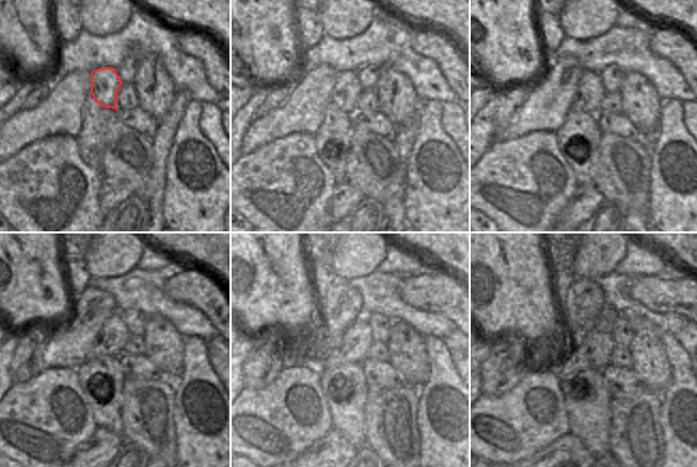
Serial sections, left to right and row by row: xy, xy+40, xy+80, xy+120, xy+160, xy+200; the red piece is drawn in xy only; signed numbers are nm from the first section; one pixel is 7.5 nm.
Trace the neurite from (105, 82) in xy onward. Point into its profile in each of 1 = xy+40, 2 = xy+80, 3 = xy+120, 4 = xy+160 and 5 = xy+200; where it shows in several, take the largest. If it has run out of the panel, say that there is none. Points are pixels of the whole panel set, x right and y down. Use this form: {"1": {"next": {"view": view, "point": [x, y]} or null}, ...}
{"1": {"next": {"view": "xy+40", "point": [347, 87]}}, "2": {"next": {"view": "xy+80", "point": [590, 92]}}, "3": {"next": {"view": "xy+120", "point": [114, 334]}}, "4": {"next": {"view": "xy+160", "point": [353, 349]}}, "5": {"next": {"view": "xy+200", "point": [593, 351]}}}

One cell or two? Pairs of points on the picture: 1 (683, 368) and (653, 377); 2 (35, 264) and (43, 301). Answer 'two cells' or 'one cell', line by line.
1: two cells
2: one cell

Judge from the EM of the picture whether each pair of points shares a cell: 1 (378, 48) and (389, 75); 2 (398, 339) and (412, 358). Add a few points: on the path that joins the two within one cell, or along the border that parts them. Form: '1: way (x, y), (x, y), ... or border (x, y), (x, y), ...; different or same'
1: border (380, 65), (390, 65), (407, 76); different
2: way (402, 343), (407, 348), (408, 354); same

